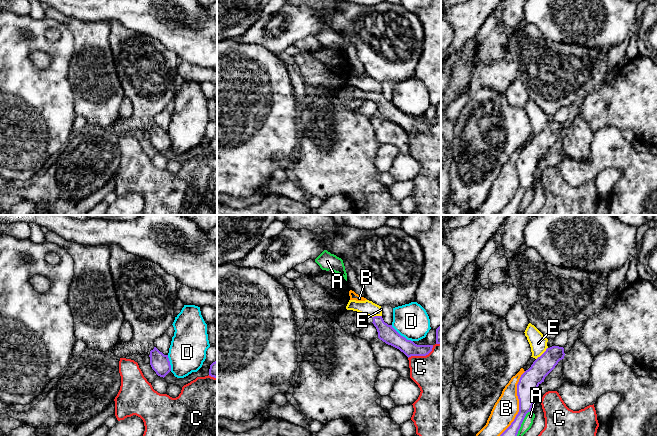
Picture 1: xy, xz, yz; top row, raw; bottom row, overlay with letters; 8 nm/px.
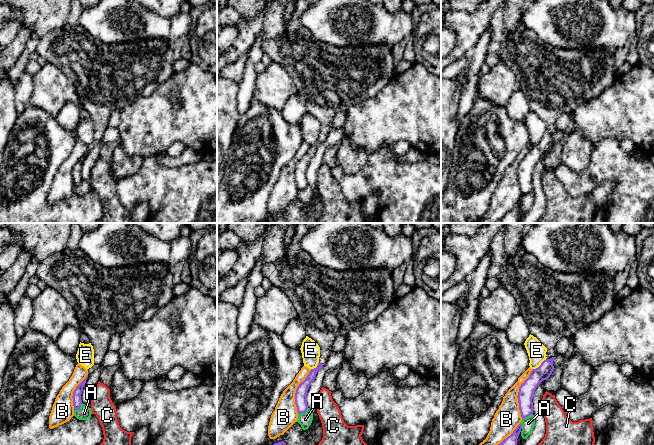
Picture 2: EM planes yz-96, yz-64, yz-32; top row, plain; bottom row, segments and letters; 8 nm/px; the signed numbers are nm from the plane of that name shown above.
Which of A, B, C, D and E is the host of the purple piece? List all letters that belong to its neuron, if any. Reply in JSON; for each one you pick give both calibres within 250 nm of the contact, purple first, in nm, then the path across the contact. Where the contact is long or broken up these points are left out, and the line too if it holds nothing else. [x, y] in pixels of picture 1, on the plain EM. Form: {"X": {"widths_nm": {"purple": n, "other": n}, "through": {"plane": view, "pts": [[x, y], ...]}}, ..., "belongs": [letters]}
{"belongs": []}

